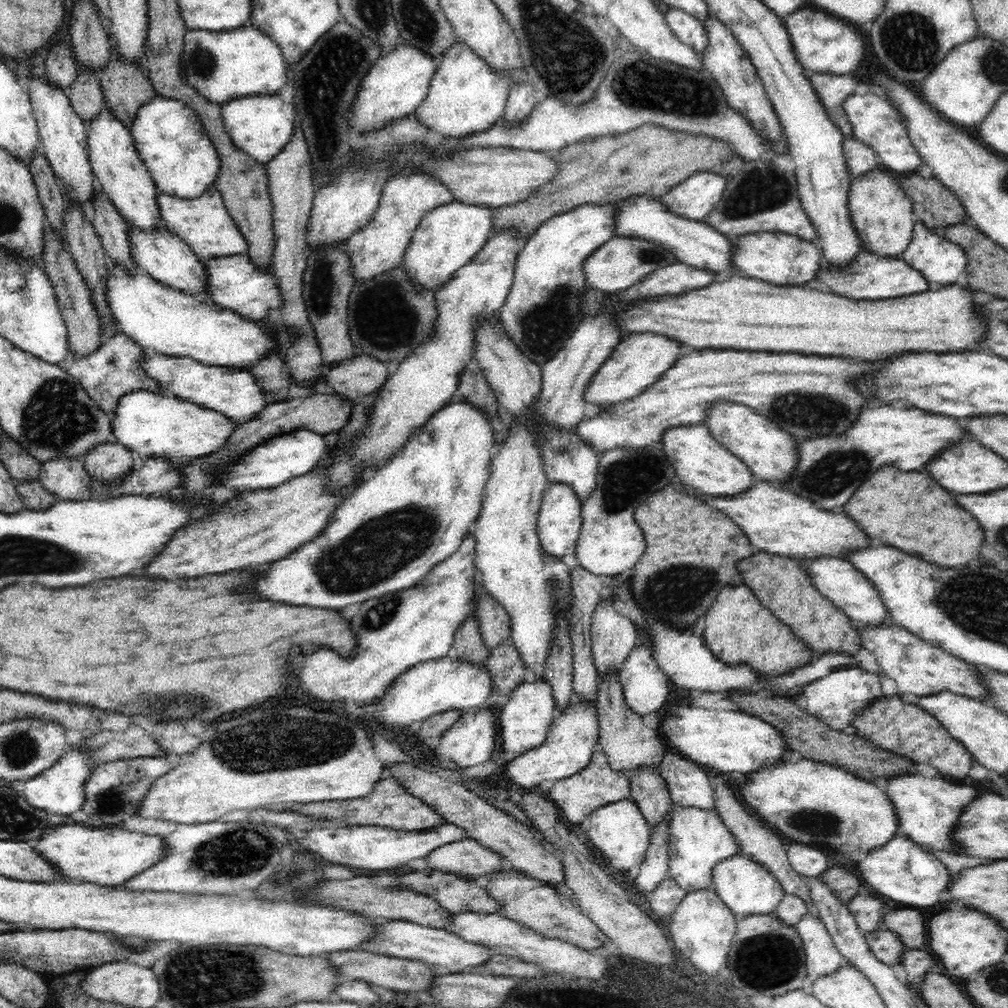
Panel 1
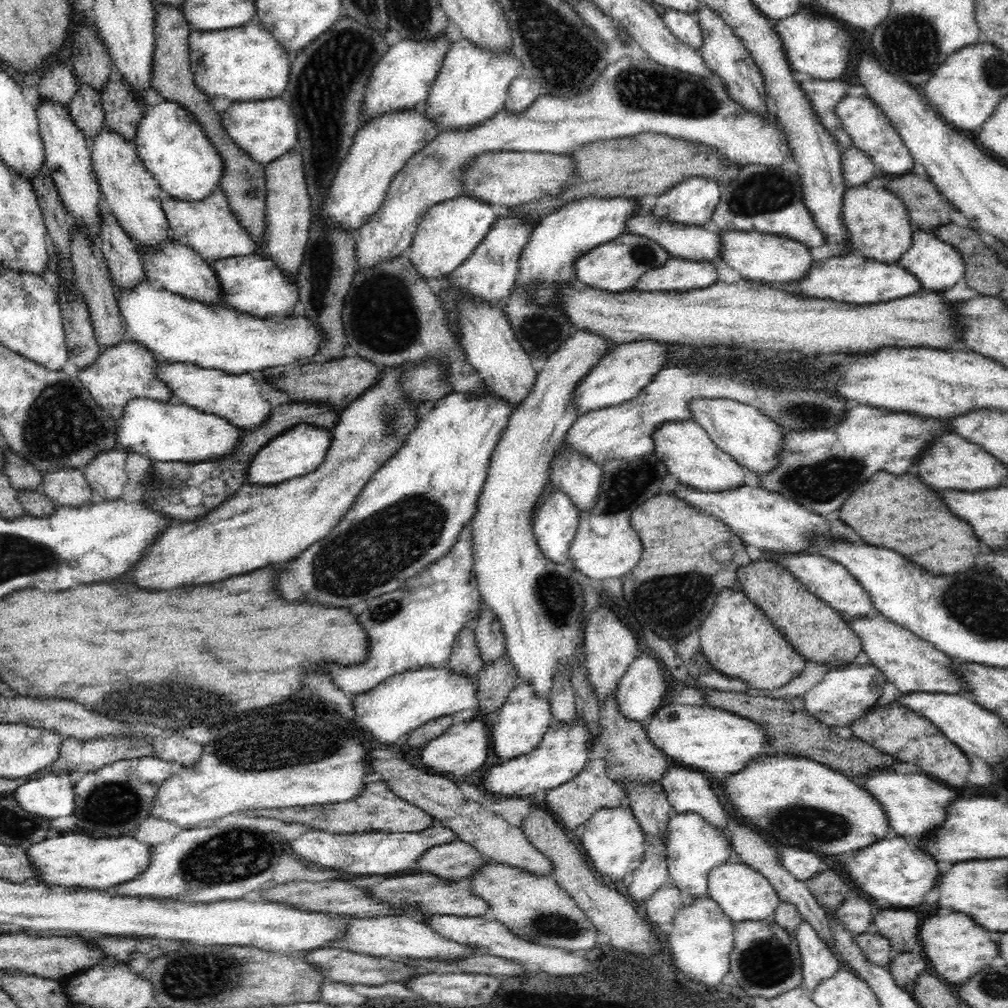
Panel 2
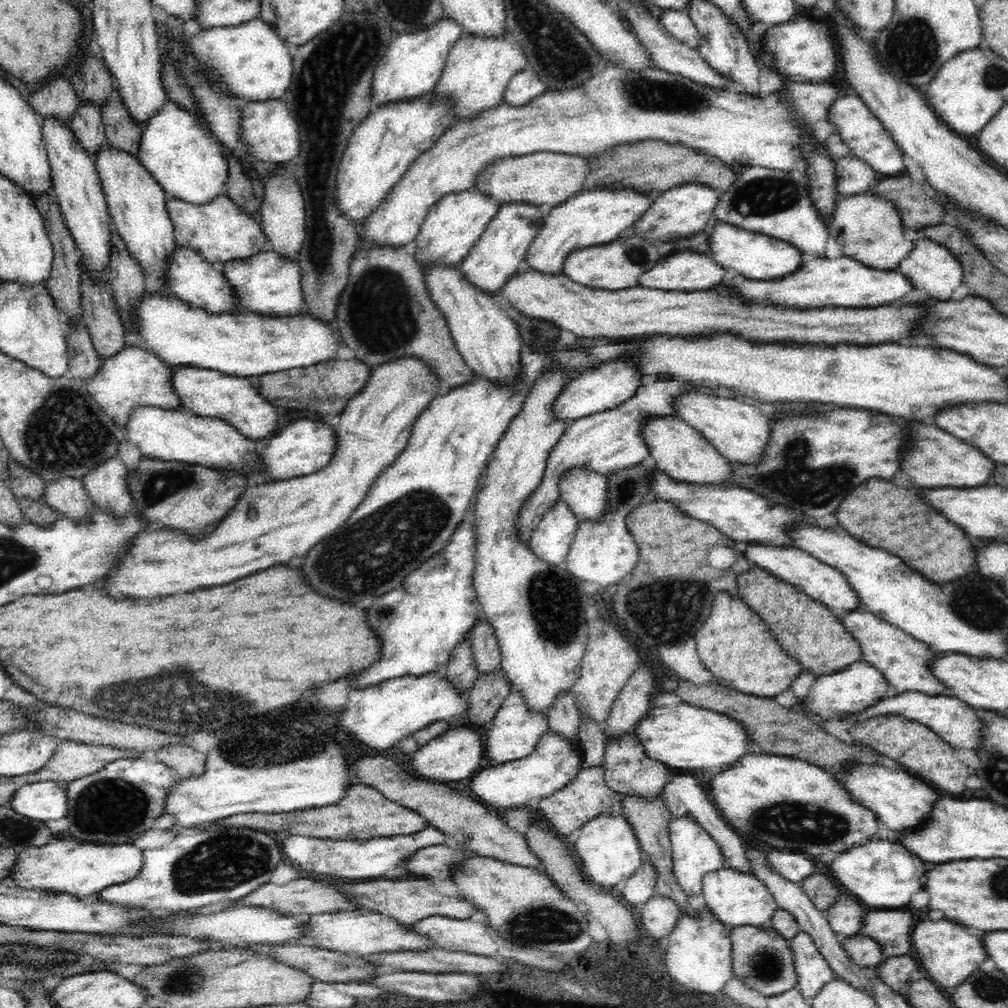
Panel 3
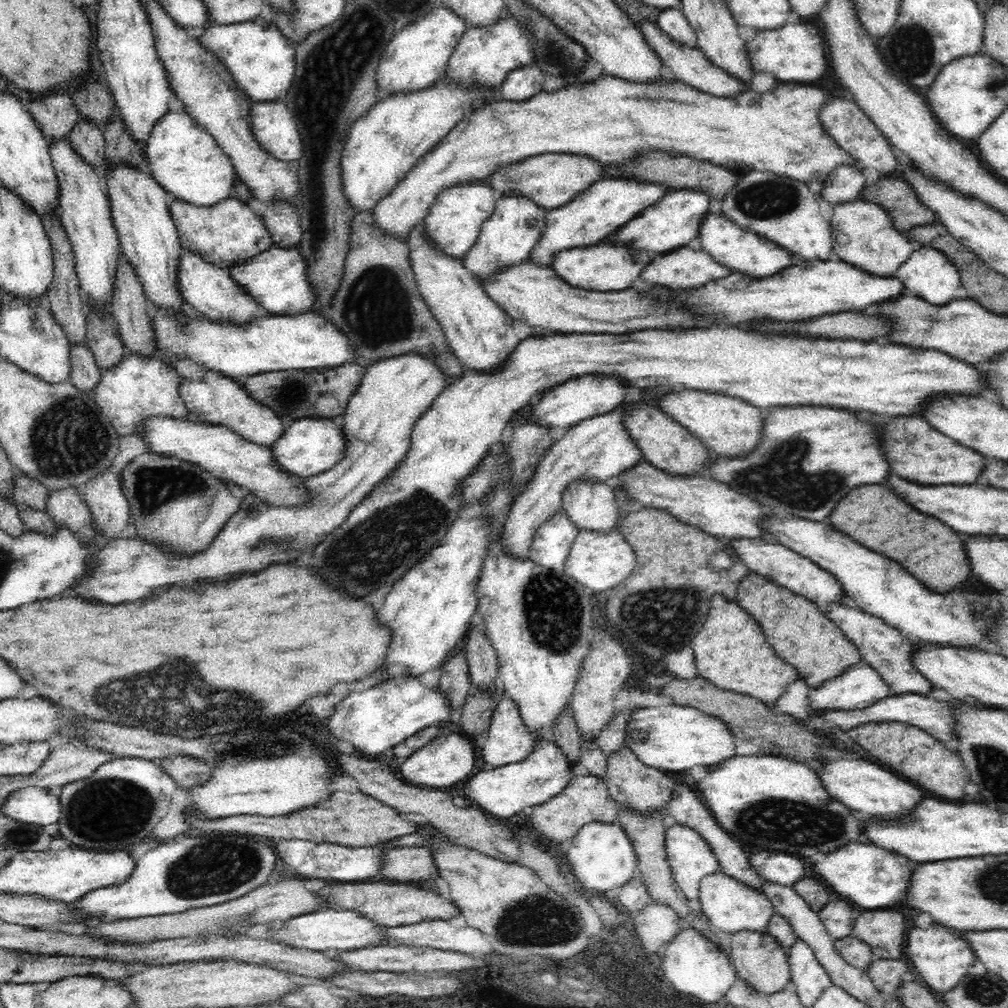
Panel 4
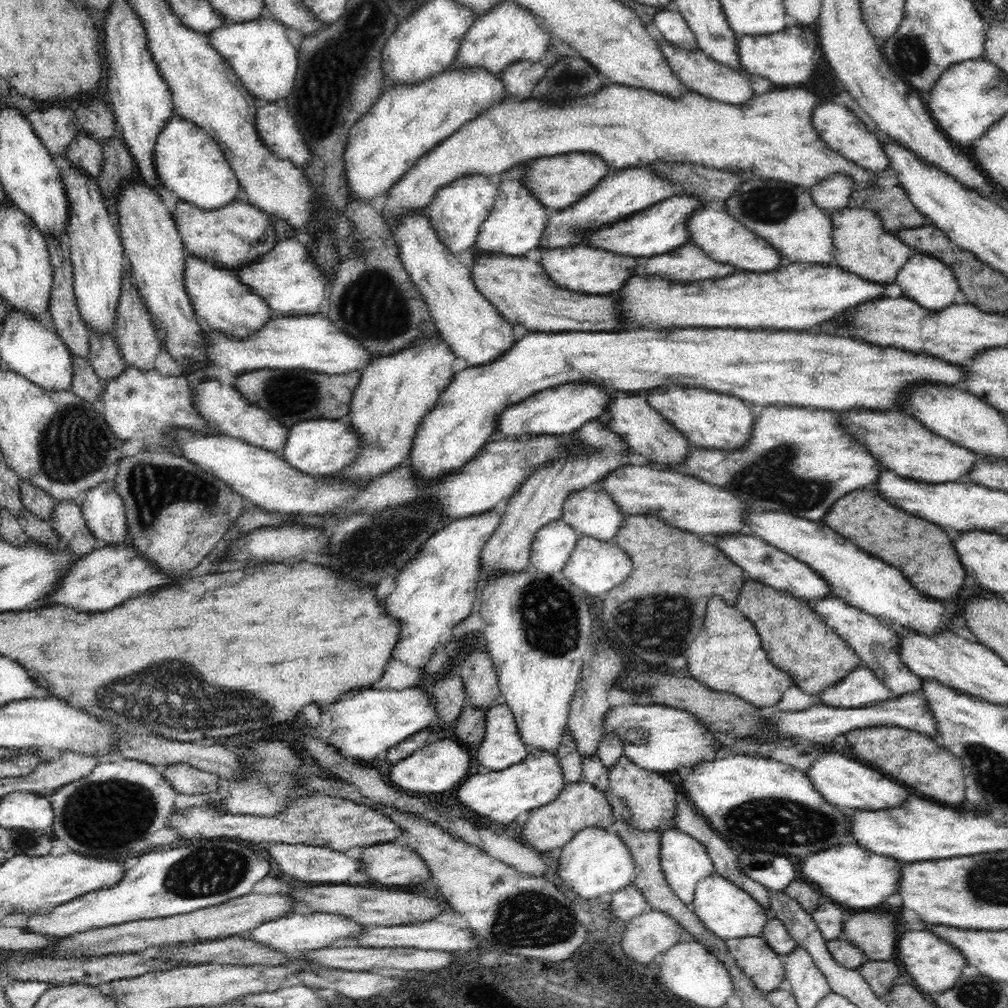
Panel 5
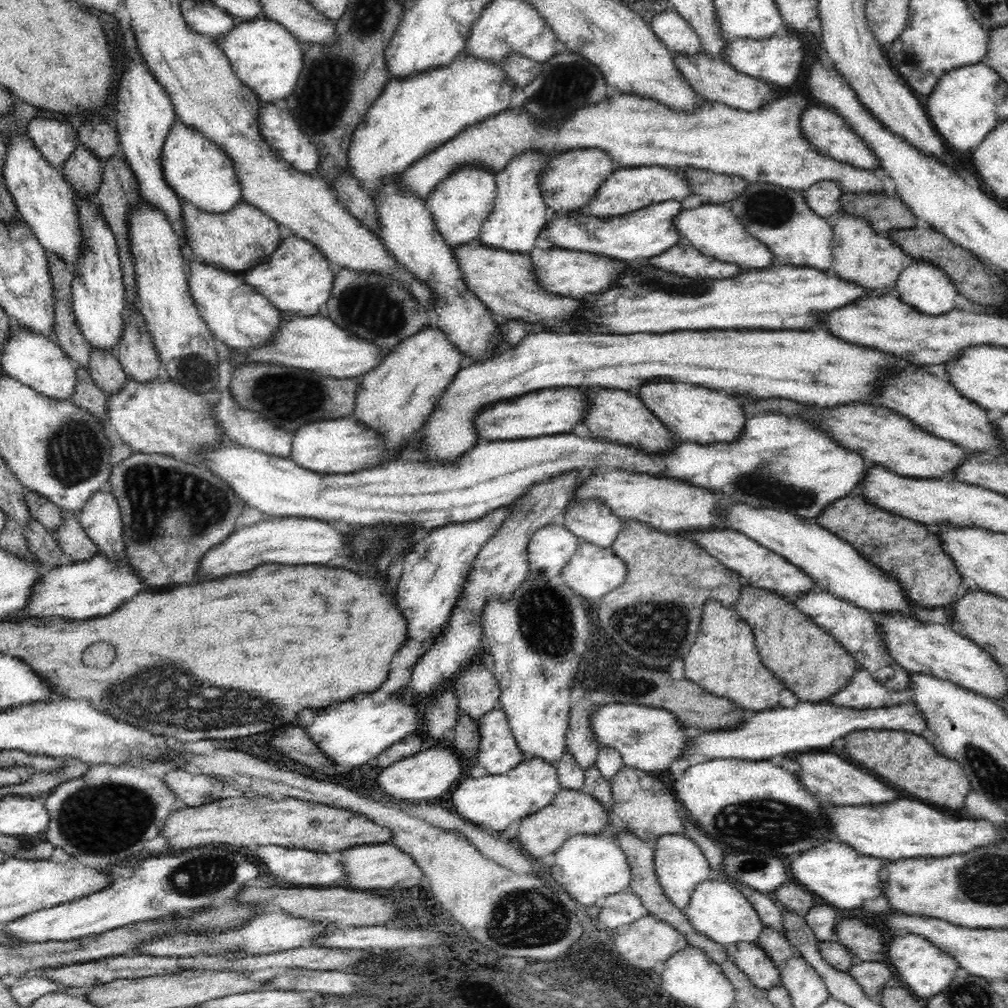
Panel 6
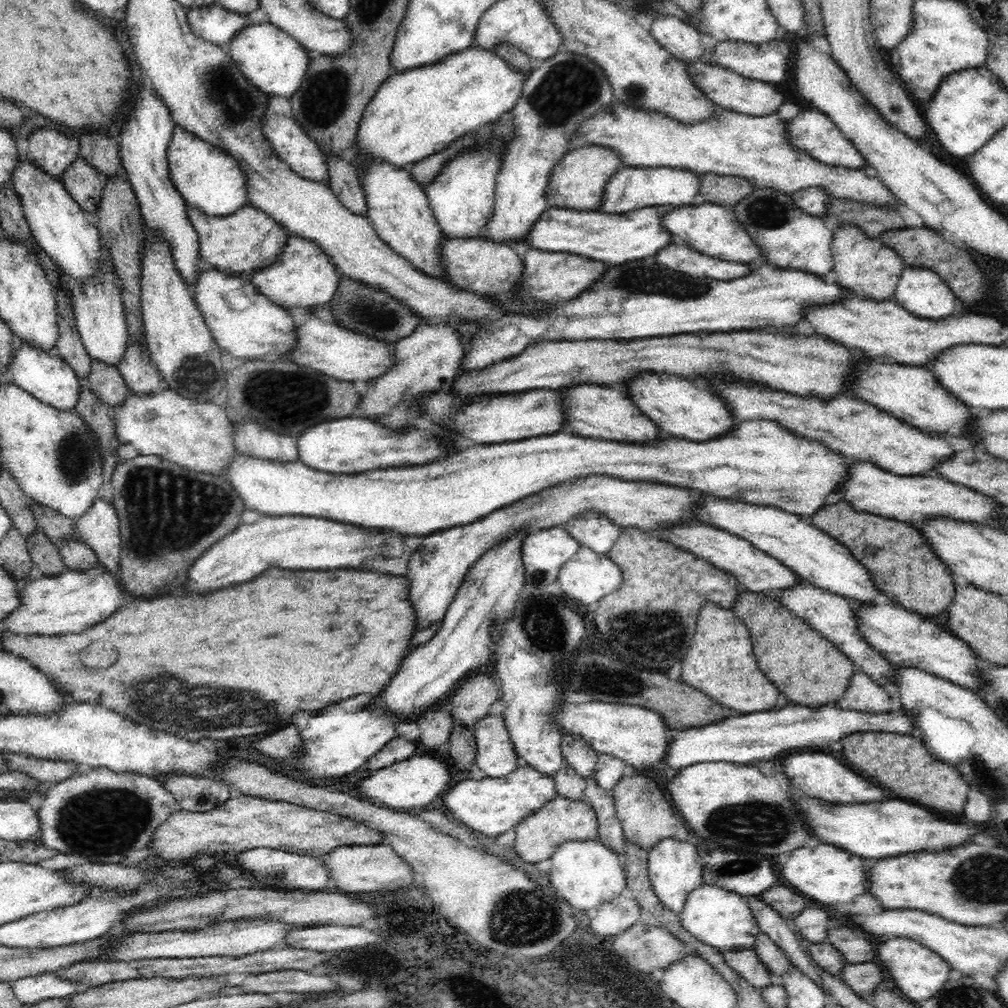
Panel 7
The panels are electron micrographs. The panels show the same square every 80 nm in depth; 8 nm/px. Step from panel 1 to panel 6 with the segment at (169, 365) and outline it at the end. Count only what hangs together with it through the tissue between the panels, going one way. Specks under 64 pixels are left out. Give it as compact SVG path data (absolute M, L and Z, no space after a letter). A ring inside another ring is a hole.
M230 390L220 392L220 402L216 404L212 418L213 422L217 424L217 428L220 428L221 432L224 432L226 438L232 443L238 443L244 447L252 447L256 451L263 451L264 454L289 458L289 452L293 442L292 432L278 430L259 411L247 410L246 407L239 406L238 402L235 402L234 395L231 394Z

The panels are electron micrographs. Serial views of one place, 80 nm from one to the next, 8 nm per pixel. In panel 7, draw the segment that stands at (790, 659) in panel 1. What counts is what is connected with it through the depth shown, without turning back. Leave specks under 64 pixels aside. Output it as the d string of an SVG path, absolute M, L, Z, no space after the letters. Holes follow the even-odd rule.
M712 602L702 606L699 616L694 642L692 642L692 646L690 646L686 658L684 658L683 671L679 680L687 683L688 686L695 687L696 690L716 700L716 703L720 703L720 705L728 707L738 714L760 712L760 710L774 708L776 698L778 698L778 690L759 669L756 655L753 653L752 638L748 628L739 621L739 618L736 618L732 609L724 609L719 604Z

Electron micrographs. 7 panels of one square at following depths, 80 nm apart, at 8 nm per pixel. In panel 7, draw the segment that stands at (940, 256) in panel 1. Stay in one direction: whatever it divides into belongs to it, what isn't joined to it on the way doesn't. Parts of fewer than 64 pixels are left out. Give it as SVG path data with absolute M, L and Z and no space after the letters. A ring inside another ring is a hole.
M908 266L902 271L892 299L916 318L940 319L954 312L956 297L934 270Z

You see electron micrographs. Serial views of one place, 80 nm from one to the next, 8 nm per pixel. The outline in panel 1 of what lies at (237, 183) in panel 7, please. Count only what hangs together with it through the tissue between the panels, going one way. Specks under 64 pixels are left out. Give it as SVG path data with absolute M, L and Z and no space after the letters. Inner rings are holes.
M156 96L145 103L133 120L131 135L141 162L146 166L158 192L176 195L178 198L198 198L210 186L215 184L221 167L220 158L196 111L179 99Z

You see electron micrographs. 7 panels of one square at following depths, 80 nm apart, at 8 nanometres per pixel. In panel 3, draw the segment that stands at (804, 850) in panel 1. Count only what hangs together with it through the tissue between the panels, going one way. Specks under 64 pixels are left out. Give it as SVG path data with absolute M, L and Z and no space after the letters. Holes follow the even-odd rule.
M768 849L767 862L776 874L790 882L800 883L806 877L824 871L823 865L816 865L814 860L806 858L800 851Z

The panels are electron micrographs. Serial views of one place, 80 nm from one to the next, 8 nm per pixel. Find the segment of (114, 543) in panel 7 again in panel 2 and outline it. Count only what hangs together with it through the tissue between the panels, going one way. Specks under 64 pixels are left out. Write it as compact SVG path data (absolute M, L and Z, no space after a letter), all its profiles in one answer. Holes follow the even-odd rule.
M108 447L98 451L82 468L91 489L104 500L122 498L128 477L127 451Z

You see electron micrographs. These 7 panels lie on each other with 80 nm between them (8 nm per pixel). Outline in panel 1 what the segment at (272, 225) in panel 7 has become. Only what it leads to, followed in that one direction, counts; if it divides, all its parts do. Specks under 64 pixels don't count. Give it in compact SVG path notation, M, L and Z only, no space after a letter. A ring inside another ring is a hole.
M214 185L198 198L178 198L176 195L159 193L156 202L166 230L187 242L202 261L248 252L248 242L230 216L222 193Z

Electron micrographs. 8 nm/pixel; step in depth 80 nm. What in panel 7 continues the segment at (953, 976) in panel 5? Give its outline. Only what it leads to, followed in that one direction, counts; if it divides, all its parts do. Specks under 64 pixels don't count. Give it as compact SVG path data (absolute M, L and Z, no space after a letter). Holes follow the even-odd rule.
M912 938L886 939L878 945L874 962L880 962L879 965L884 966L884 970L888 970L886 974L894 980L895 988L917 1004L936 994L954 974L951 966L939 954Z

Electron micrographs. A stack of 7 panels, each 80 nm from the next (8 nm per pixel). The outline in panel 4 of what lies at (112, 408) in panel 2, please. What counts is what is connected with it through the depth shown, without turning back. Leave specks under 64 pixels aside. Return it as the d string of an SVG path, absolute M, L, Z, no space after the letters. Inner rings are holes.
M132 351L122 356L114 366L106 368L91 392L102 414L108 417L119 436L134 436L137 435L137 424L146 415L193 418L177 388L179 379L180 375L160 359Z

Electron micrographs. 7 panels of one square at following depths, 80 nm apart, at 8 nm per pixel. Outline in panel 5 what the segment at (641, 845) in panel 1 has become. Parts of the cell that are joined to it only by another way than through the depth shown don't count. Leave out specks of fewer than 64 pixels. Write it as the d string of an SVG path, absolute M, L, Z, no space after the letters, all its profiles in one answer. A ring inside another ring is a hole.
M584 827L584 830L577 832L574 838L562 847L560 857L557 859L558 876L566 884L570 884L570 890L586 900L592 900L600 894L618 892L635 878L632 853L615 832L608 832L607 828L603 827Z

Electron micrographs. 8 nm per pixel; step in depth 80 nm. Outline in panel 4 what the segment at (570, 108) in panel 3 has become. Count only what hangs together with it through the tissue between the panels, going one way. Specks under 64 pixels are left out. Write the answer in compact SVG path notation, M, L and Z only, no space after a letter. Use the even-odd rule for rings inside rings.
M604 74L584 85L564 86L553 94L542 91L526 101L510 102L500 97L458 122L397 182L386 198L378 201L372 214L374 229L386 237L406 241L423 225L430 206L444 189L483 180L497 168L540 154L576 154L594 158L604 166L628 162L632 156L646 150L664 150L720 164L738 178L750 170L768 170L800 182L821 182L838 166L858 166L852 154L840 147L823 126L821 114L826 100L828 94L822 88L802 84L782 83L776 90L766 93L747 91L736 96L716 96L696 90L675 77L638 82L614 74Z

